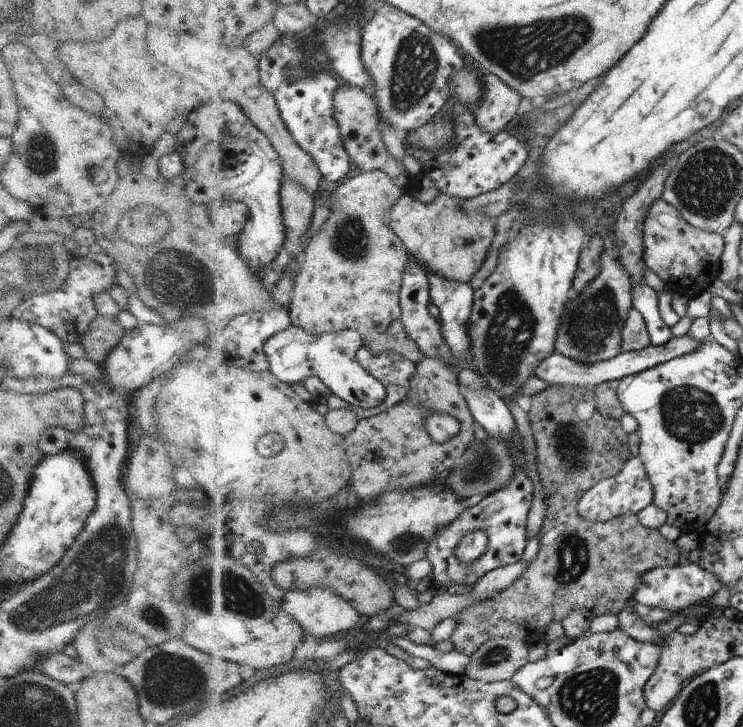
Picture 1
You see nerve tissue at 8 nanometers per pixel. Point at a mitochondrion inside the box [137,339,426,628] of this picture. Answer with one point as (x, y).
(232, 593)

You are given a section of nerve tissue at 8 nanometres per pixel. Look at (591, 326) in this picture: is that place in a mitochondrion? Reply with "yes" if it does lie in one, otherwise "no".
yes

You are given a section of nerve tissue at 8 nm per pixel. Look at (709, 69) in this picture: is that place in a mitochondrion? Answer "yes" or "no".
no

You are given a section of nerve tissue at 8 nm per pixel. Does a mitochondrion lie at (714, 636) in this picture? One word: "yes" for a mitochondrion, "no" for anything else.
no

